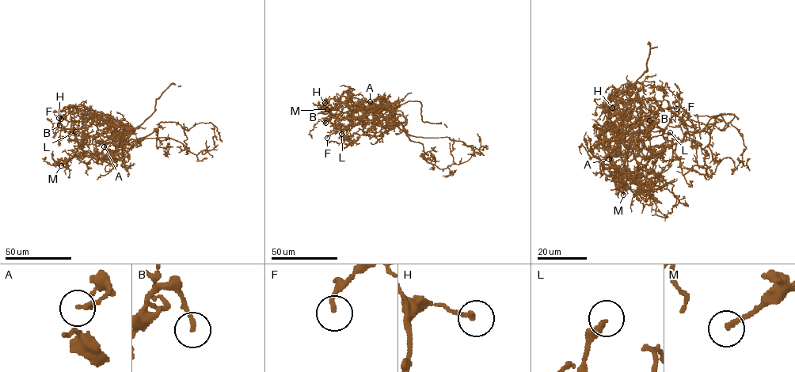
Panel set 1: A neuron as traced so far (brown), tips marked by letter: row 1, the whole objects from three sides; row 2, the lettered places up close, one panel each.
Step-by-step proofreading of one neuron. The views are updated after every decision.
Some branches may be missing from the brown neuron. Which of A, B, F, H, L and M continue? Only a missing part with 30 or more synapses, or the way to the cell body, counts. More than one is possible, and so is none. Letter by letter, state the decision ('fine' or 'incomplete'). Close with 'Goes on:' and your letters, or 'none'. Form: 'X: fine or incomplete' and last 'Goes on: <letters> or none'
A: fine
B: fine
F: fine
H: fine
L: fine
M: fine
Goes on: none

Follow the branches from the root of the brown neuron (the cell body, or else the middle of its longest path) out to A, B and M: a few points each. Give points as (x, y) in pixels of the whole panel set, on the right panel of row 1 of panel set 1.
A: (648, 157), (636, 156), (619, 142), (616, 147), (620, 148), (619, 153), (621, 153), (610, 156), (609, 159)
B: (648, 157), (610, 134), (633, 100), (661, 102), (650, 111), (650, 127), (641, 125), (649, 120)
M: (648, 157), (633, 154), (637, 164), (633, 176), (616, 170), (621, 173), (623, 195)

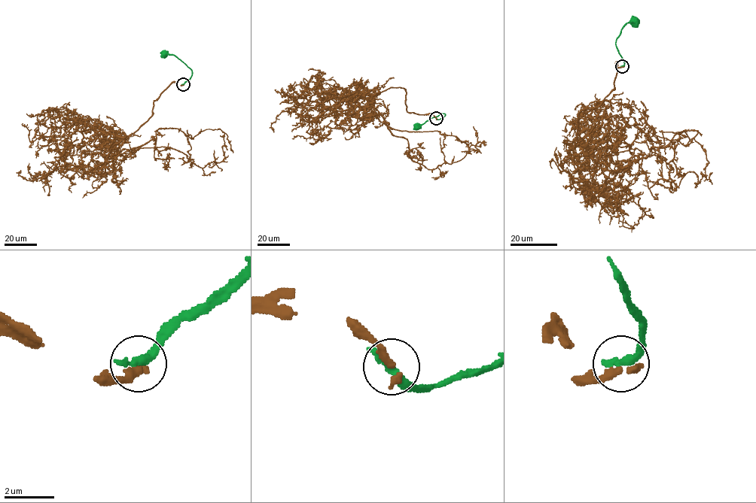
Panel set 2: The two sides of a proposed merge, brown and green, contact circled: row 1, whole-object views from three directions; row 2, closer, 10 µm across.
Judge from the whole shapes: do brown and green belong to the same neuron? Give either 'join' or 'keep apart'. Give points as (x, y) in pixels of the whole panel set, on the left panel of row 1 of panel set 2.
keep apart

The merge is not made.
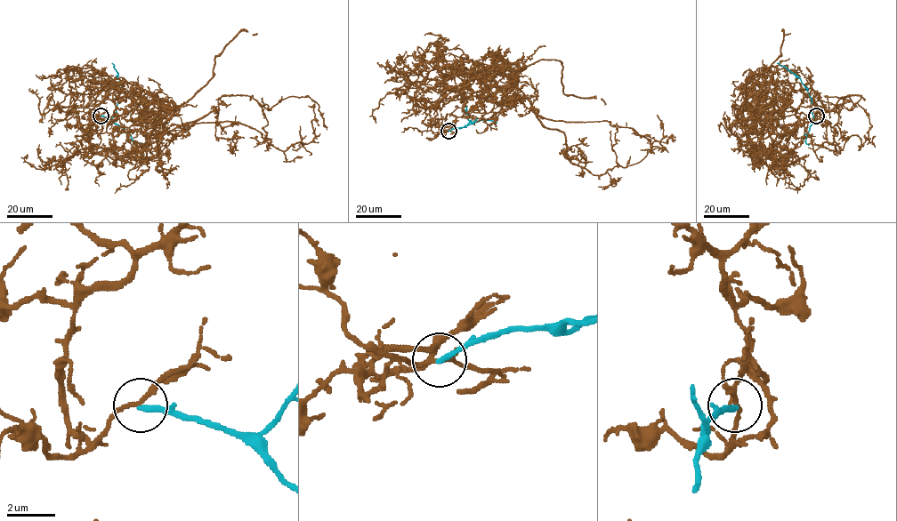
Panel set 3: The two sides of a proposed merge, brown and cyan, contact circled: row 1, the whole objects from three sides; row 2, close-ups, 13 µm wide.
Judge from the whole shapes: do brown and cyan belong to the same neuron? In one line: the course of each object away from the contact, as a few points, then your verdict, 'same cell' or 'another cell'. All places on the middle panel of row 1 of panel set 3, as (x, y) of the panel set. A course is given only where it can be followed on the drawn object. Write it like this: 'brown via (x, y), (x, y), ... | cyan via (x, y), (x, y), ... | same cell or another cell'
brown via (448, 131), (510, 80), (537, 119), (564, 134), (568, 158), (594, 174), (675, 140) | cyan via (448, 131), (467, 125), (469, 122), (460, 92) | another cell

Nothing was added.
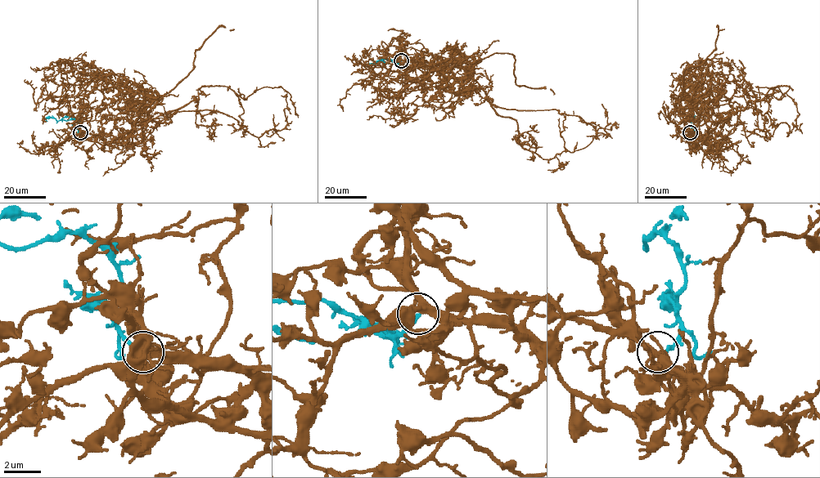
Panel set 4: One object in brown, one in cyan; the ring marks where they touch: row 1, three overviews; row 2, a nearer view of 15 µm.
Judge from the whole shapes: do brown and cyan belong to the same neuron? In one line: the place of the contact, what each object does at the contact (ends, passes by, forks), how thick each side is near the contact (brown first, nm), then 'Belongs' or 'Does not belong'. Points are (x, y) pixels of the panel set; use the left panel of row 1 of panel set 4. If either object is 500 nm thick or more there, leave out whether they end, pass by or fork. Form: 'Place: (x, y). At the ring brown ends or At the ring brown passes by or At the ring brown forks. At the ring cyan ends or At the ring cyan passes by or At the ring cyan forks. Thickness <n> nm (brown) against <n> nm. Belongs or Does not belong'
Place: (80, 132). At the ring brown forks. At the ring cyan ends. Thickness 360 nm (brown) against 190 nm. Belongs

